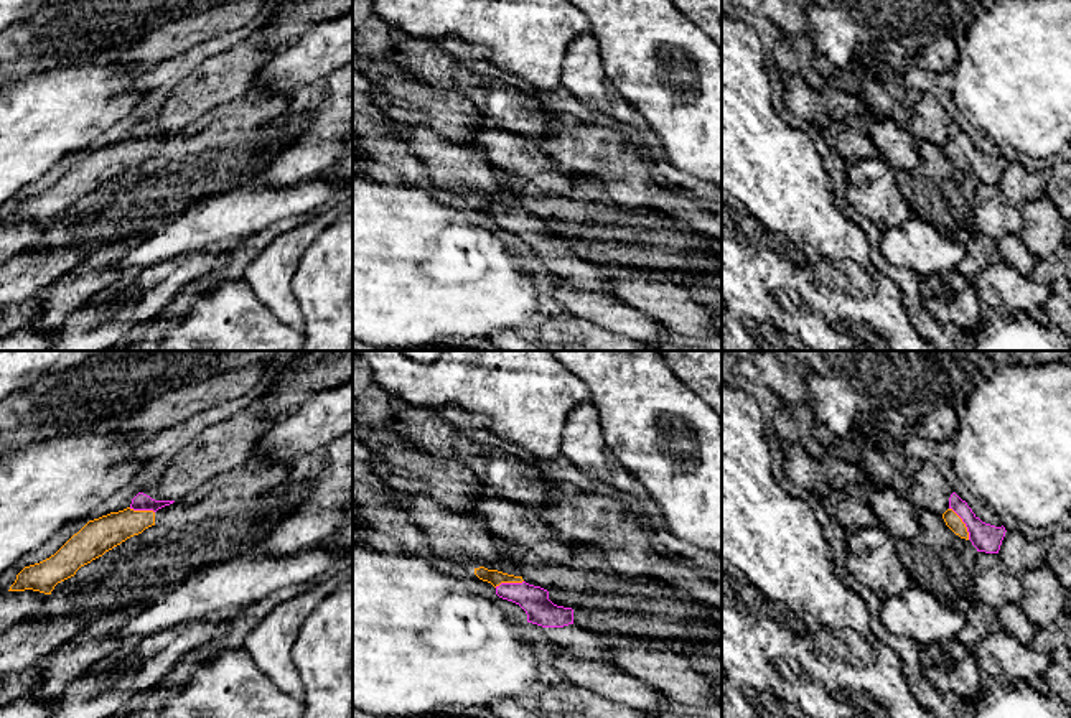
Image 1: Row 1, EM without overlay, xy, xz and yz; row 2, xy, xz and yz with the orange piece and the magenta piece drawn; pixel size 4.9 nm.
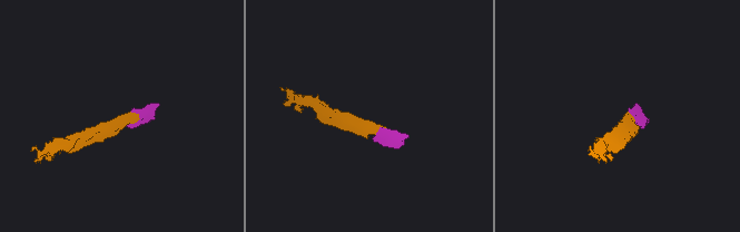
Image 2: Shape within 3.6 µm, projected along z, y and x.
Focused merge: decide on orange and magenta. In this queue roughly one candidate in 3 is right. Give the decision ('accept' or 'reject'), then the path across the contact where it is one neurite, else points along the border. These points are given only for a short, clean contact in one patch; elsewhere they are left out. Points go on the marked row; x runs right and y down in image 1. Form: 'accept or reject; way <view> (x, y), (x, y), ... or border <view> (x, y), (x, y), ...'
accept; way yz (953, 521), (964, 524), (986, 537)

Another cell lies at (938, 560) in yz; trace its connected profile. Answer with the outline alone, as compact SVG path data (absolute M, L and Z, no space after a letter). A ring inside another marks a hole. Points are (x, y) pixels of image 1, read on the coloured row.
M921 509L916 517L919 535L898 542L896 552L913 585L961 613L970 601L979 601L974 593L977 548L956 535L942 515Z

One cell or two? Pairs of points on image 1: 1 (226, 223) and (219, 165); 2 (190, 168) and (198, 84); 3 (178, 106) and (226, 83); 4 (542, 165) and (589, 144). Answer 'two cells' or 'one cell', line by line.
1: two cells
2: two cells
3: one cell
4: two cells

